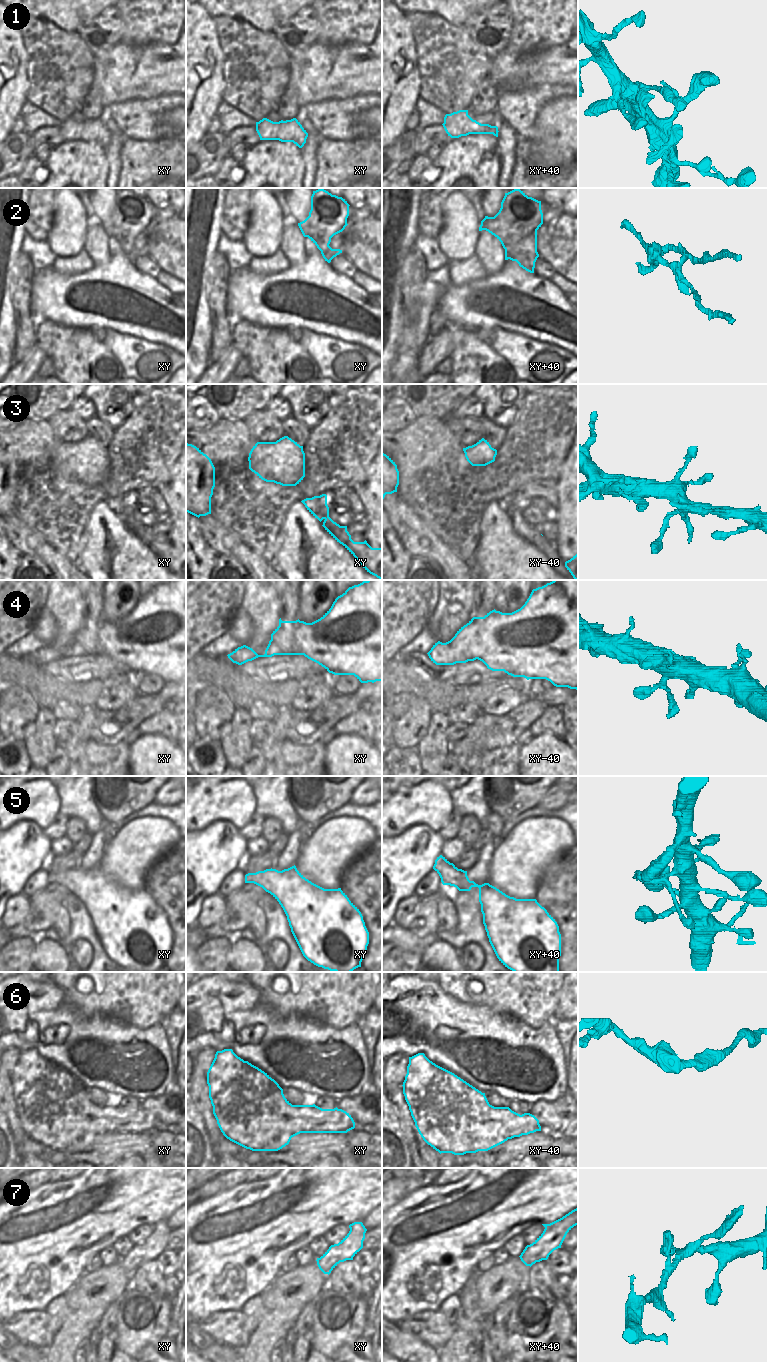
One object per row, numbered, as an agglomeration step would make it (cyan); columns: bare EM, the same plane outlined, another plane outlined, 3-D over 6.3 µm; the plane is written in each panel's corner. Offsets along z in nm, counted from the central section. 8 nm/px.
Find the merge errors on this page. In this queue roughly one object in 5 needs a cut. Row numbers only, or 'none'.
2.

